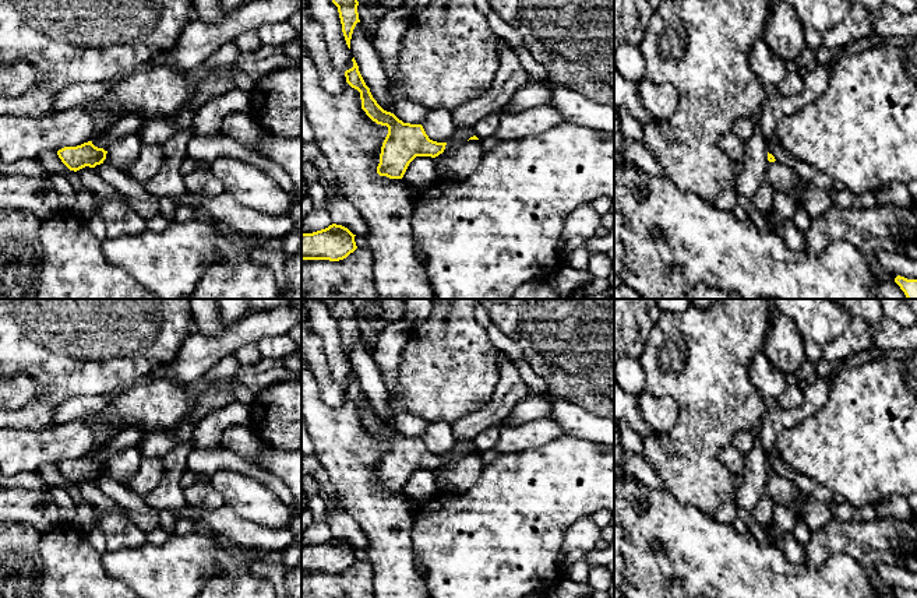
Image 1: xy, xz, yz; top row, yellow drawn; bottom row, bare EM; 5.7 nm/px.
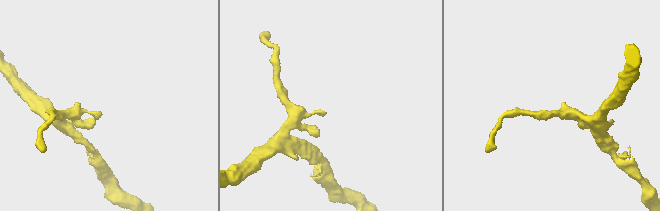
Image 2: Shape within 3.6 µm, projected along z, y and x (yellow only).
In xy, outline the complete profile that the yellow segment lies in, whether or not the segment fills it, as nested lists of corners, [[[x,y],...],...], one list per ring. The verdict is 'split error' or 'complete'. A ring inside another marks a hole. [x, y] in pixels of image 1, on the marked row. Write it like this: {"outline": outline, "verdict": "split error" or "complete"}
{"outline": [[[92,141],[84,143],[77,147],[64,147],[57,151],[59,158],[70,170],[80,170],[85,166],[95,168],[103,163],[107,151],[98,148]]], "verdict": "complete"}

